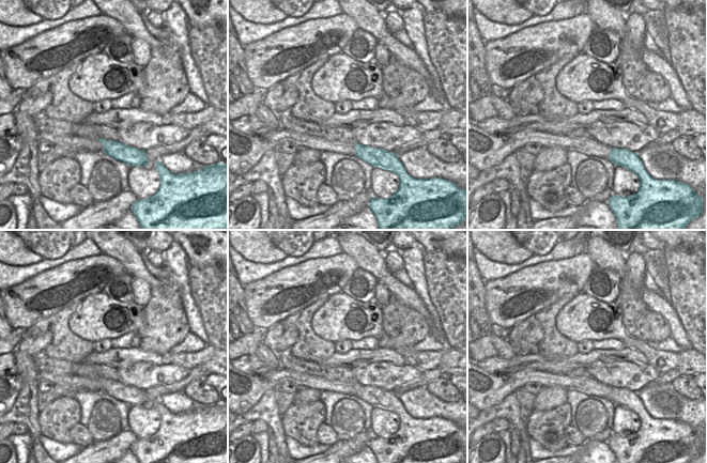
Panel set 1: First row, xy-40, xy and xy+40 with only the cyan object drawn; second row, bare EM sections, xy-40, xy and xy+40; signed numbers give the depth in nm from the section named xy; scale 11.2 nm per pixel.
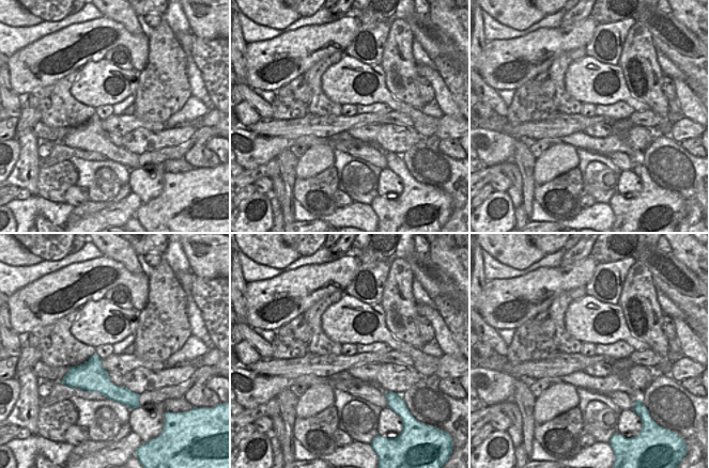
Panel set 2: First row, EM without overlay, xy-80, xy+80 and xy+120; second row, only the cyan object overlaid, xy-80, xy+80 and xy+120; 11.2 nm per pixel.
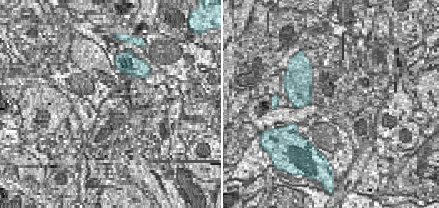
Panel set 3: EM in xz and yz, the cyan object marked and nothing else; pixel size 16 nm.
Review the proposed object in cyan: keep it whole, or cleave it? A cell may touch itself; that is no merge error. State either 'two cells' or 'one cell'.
one cell

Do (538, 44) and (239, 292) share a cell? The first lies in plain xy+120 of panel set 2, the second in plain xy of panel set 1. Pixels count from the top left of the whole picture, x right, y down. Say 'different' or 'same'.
different

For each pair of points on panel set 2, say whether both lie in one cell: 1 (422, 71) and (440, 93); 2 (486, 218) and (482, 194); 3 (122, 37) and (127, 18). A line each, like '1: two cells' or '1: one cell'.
1: one cell
2: two cells
3: two cells

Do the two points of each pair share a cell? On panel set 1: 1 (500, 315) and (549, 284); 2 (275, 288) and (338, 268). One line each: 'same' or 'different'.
1: same
2: same

